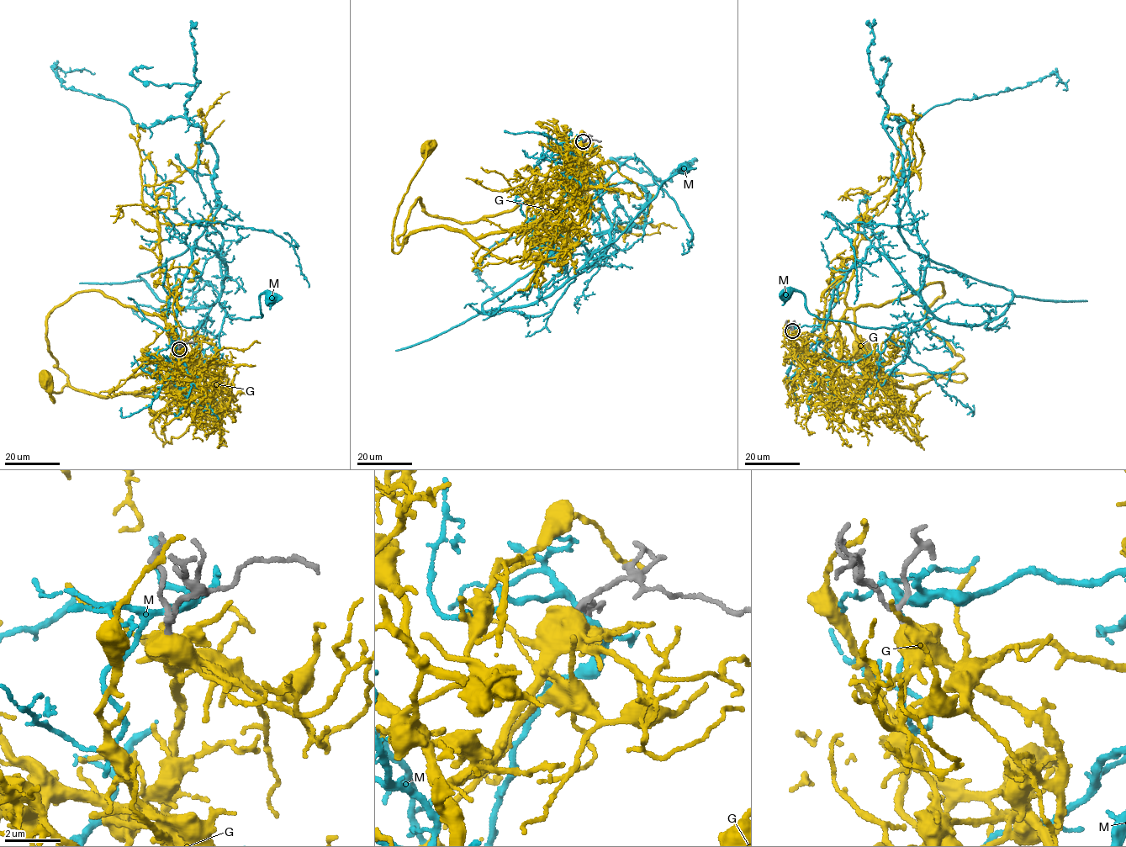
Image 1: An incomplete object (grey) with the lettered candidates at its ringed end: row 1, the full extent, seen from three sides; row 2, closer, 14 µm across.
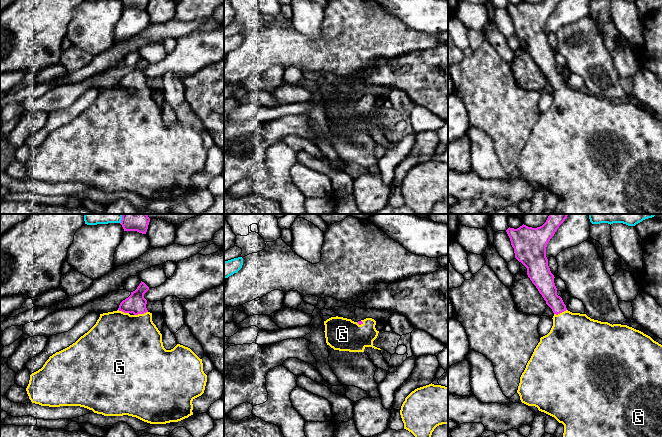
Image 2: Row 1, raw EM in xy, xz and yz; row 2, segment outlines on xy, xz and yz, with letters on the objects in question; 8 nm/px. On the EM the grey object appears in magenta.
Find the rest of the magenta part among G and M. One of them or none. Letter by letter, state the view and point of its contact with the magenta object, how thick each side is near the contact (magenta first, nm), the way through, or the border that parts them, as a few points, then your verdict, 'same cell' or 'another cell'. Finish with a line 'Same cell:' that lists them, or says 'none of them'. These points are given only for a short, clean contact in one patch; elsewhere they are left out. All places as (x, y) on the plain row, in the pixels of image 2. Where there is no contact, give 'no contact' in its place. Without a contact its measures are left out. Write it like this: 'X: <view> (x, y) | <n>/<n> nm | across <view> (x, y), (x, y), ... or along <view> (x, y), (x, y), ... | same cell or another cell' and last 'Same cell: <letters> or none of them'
G: xy (140, 89) | 160/460 nm | across xy (136, 79), (140, 89), (140, 102), (132, 119) | same cell
M: no contact | another cell
Same cell: G

